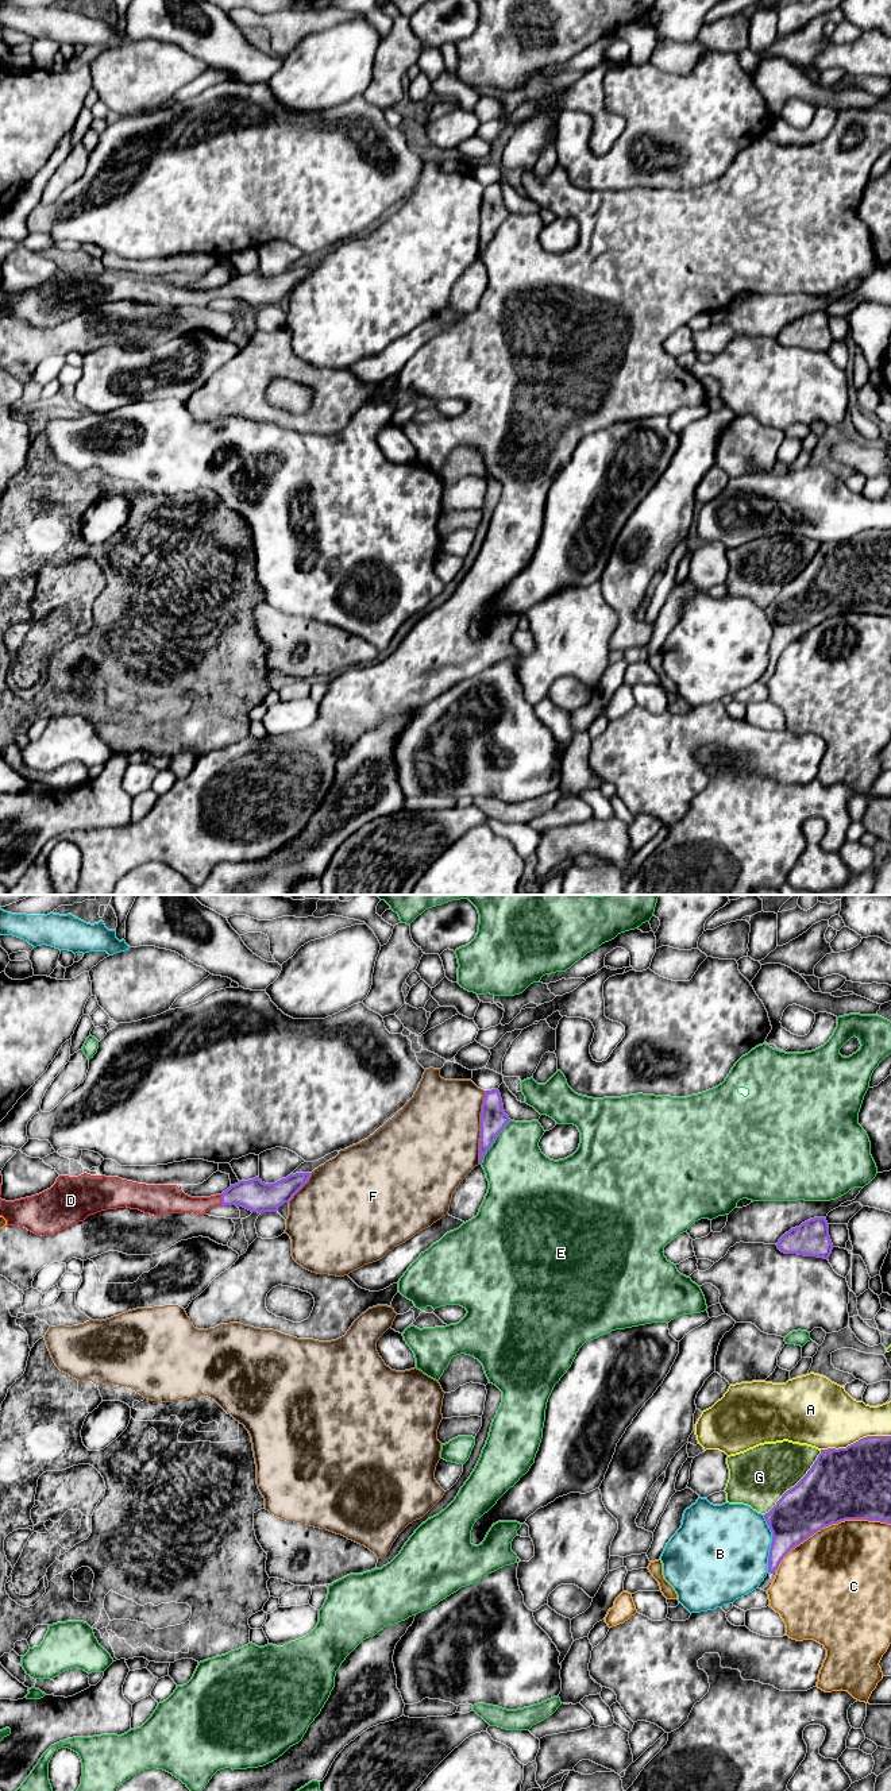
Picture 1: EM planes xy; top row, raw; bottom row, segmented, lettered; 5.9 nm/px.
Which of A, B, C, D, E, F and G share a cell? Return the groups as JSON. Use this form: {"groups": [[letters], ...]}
{"groups": [["A"], ["B"], ["C"], ["D"], ["E"], ["F"], ["G"]]}

